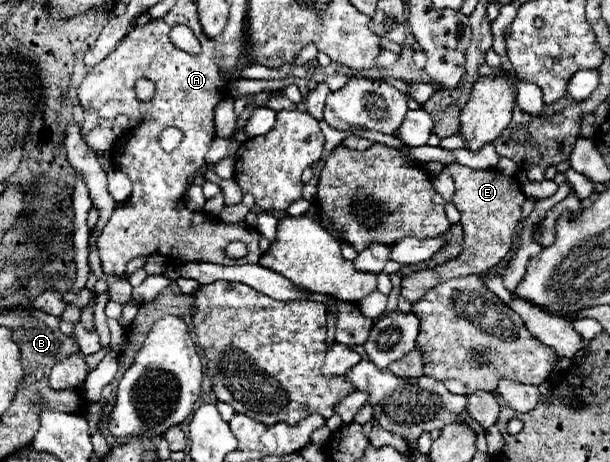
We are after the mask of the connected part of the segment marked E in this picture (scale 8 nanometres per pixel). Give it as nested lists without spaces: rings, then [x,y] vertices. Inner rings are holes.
[[[451,164],[445,170],[455,180],[455,194],[451,202],[461,212],[461,228],[463,228],[465,246],[457,258],[429,270],[419,270],[403,278],[401,294],[411,304],[417,302],[429,288],[441,282],[447,282],[459,276],[469,276],[469,274],[485,274],[491,266],[501,262],[503,256],[509,252],[513,228],[521,218],[521,206],[525,202],[525,194],[521,192],[521,184],[513,176],[503,176],[497,170],[473,170],[461,164]]]

